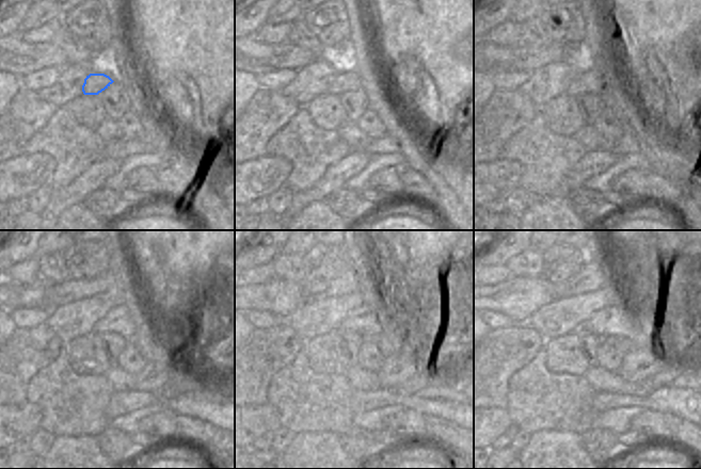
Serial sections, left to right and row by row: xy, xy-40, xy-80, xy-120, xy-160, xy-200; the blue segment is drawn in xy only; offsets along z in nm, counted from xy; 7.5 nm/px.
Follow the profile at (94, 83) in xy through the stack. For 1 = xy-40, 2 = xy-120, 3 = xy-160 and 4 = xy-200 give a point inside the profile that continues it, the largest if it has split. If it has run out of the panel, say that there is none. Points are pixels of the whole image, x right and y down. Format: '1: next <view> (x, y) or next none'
1: next xy-40 (350, 81)
2: next xy-120 (118, 320)
3: next xy-160 (363, 320)
4: next xy-200 (616, 322)

